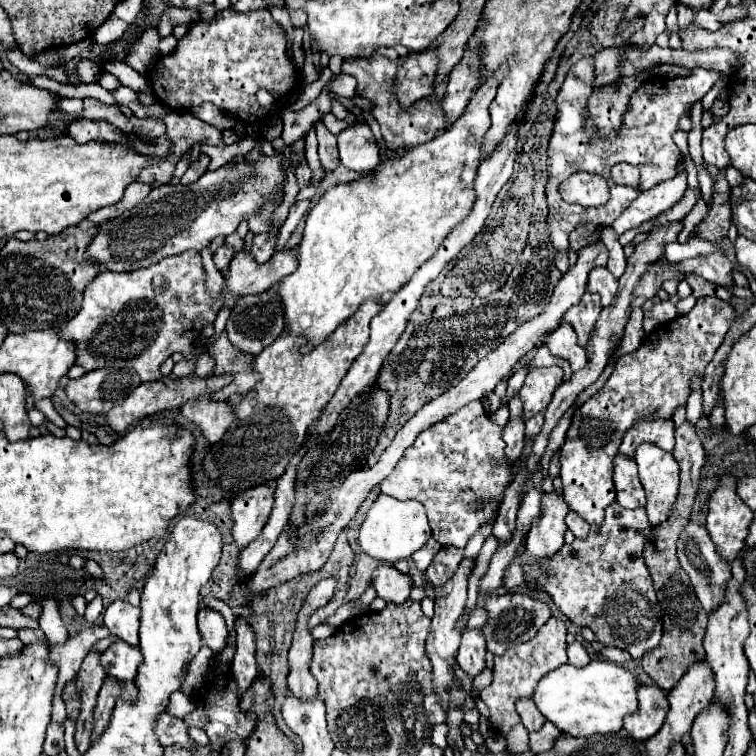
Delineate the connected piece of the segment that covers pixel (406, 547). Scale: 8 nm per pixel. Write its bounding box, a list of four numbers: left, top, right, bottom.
[358,495,432,563]

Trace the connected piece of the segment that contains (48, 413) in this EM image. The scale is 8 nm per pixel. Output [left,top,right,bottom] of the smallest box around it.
[34,398,67,429]

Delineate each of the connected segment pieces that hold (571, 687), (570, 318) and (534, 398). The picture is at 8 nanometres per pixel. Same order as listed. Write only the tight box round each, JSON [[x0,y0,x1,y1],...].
[[534,661,636,737],[564,291,602,347],[520,367,562,421]]

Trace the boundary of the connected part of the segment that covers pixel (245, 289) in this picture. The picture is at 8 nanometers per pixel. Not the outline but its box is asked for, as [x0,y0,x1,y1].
[226,249,298,297]

